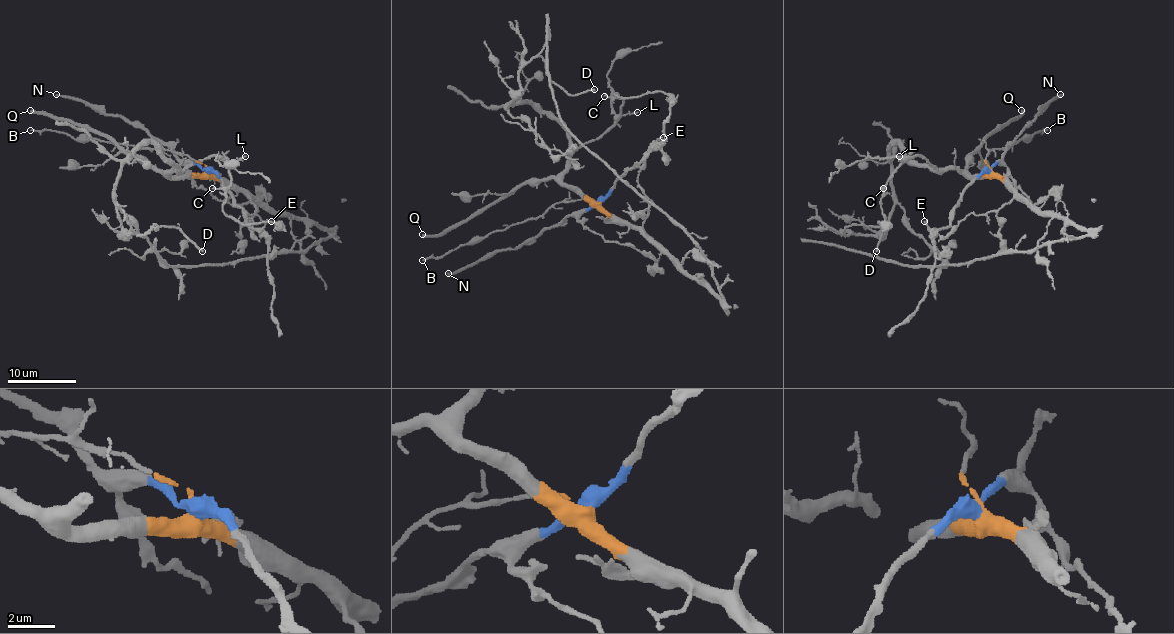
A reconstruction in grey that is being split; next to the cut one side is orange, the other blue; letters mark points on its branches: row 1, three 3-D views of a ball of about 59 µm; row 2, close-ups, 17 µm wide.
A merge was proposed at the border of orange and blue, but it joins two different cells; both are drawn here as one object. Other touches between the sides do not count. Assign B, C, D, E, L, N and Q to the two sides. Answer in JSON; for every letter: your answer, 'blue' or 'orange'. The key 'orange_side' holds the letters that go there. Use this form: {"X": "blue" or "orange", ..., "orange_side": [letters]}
{"B": "orange", "C": "orange", "D": "orange", "E": "blue", "L": "orange", "N": "blue", "Q": "orange", "orange_side": ["B", "C", "D", "L", "Q"]}

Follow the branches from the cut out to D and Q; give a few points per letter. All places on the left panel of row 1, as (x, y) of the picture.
D: (208, 171), (172, 176), (177, 167), (144, 143), (115, 186), (127, 234), (174, 225), (203, 251)
Q: (208, 171), (167, 176), (120, 150), (105, 136), (73, 121), (54, 119), (30, 111)

